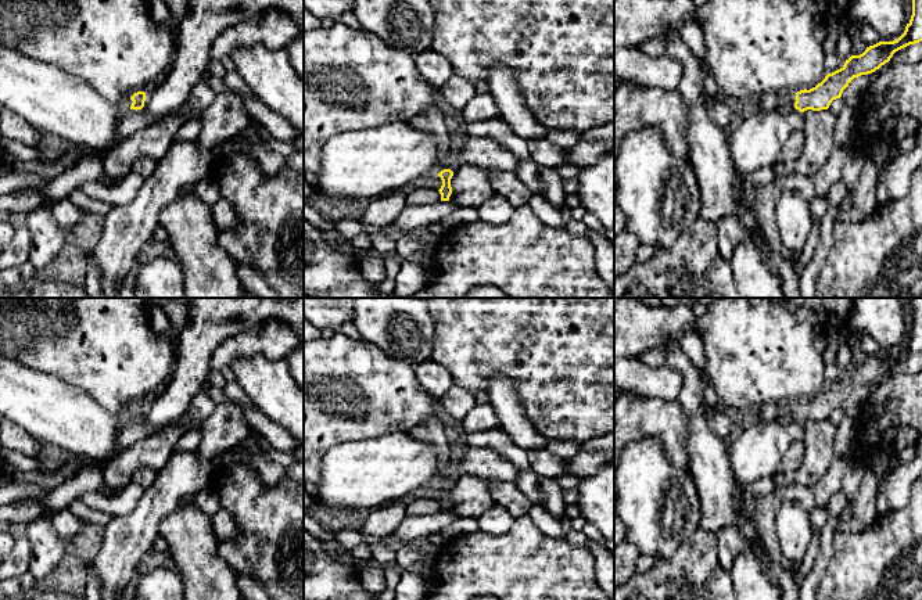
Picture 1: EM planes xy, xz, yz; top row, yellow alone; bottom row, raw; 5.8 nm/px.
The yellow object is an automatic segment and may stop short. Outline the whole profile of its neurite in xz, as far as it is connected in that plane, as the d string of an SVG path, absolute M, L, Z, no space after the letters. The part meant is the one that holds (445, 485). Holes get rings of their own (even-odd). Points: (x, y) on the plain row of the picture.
M444 479L438 484L438 486L442 491L442 496L438 500L441 504L441 511L449 511L449 507L452 504L451 489L453 486L453 482L451 479Z

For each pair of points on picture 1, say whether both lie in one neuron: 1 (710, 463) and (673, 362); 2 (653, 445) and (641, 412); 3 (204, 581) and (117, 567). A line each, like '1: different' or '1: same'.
1: same
2: different
3: different

